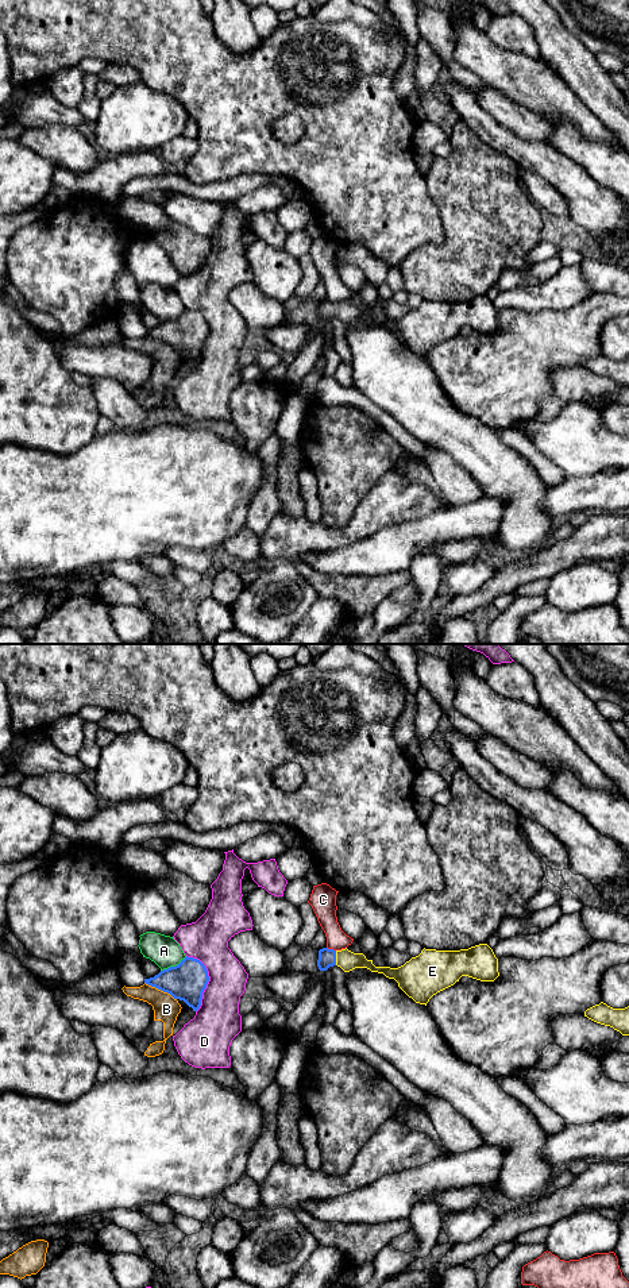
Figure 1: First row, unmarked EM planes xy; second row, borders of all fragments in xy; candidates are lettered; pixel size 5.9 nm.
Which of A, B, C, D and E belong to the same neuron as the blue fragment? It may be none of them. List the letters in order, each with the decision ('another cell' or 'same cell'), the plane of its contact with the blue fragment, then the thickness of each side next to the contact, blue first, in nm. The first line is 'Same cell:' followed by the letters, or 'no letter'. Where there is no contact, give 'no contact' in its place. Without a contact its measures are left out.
Same cell: E
A: another cell | xy | 220/180 nm
B: another cell | xy | 220/160 nm
C: another cell | xy | 110/130 nm
D: another cell | xy | 220/280 nm
E: same cell | xy | 110/120 nm

